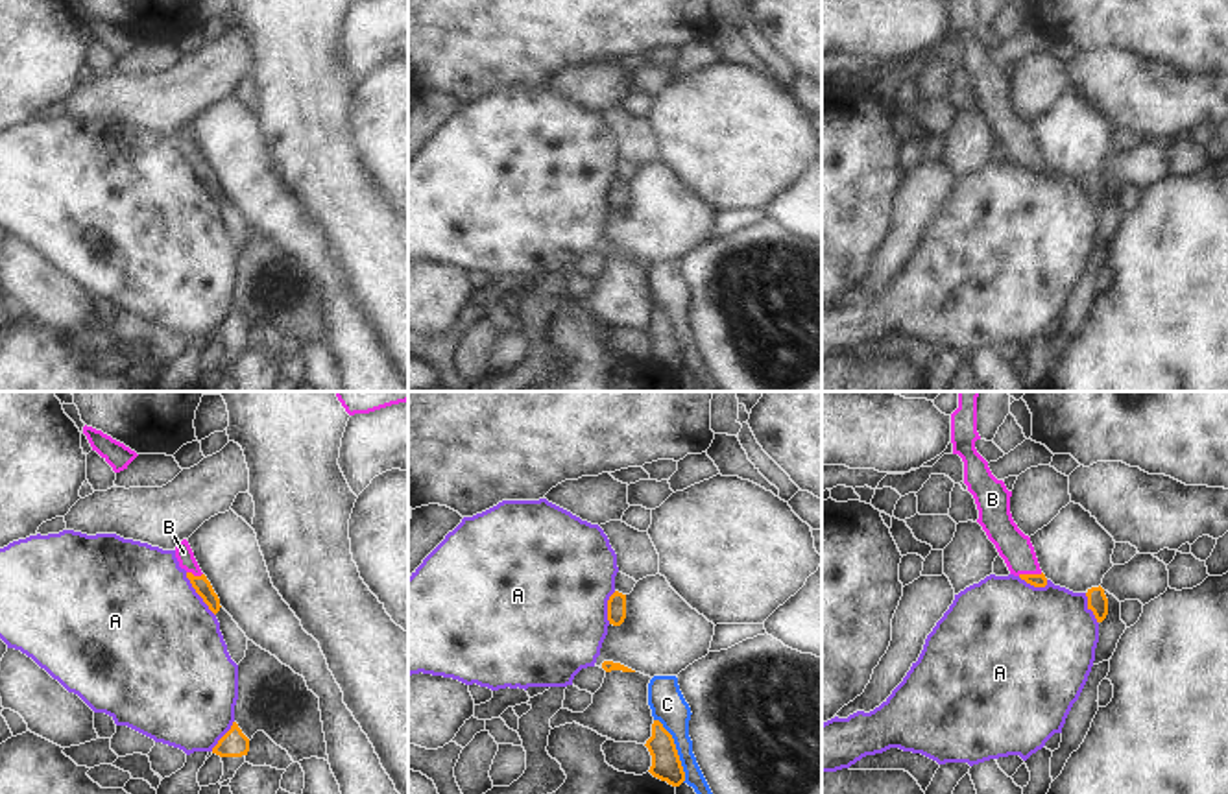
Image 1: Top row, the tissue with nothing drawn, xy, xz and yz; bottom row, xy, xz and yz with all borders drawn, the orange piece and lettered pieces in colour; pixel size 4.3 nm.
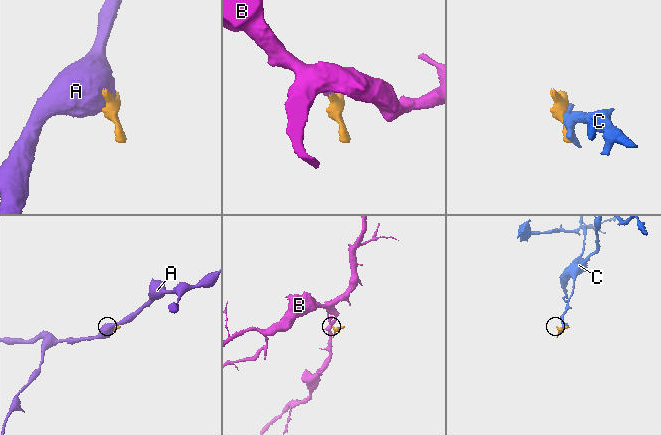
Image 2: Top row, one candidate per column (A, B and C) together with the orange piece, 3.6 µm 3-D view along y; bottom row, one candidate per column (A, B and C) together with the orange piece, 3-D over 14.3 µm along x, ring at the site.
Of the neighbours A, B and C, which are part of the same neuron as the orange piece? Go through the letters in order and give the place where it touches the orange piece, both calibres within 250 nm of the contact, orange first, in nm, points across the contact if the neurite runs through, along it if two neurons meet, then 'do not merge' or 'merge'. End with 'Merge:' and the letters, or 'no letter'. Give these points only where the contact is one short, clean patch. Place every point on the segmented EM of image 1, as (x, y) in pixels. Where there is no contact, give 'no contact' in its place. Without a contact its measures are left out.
A: meets orange in xy at (198, 593); 70 nm thick on the orange side, 500 nm on the other; do not merge
B: meets orange in yz at (1029, 575); 60 nm thick on the orange side, 150 nm on the other; runs through yz (1038, 580), (1029, 575), (1014, 547); merge
C: meets orange in xz at (676, 750); 130 nm thick on the orange side, 150 nm on the other; do not merge
Merge: B

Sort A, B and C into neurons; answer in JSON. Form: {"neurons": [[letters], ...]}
{"neurons": [["A"], ["B"], ["C"]]}

